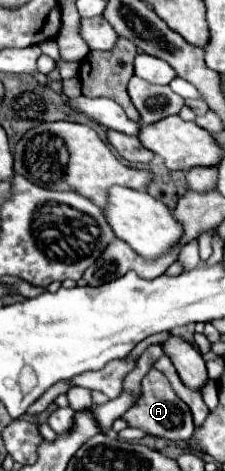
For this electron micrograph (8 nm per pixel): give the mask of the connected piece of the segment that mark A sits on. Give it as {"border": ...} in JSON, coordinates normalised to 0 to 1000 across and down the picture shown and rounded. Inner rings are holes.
{"border":[[[684,781],[631,807],[631,845],[542,887],[587,909],[631,909],[676,926],[738,934],[844,934],[862,917],[862,892],[844,866],[818,854],[800,854],[800,845],[773,837],[764,820],[729,803],[729,794],[693,790]]]}

